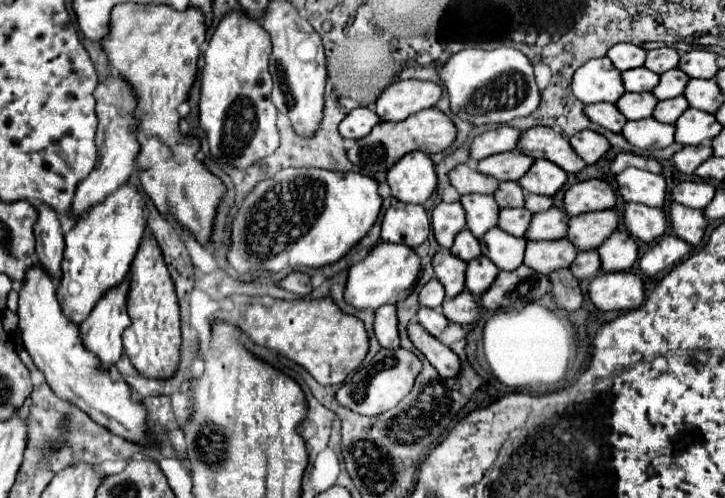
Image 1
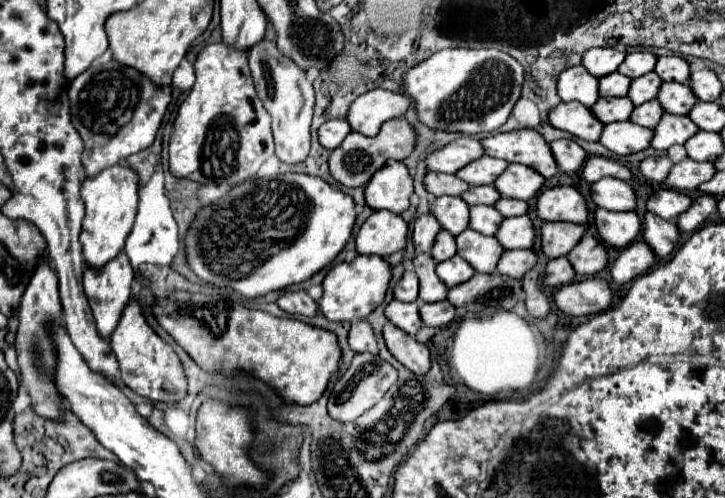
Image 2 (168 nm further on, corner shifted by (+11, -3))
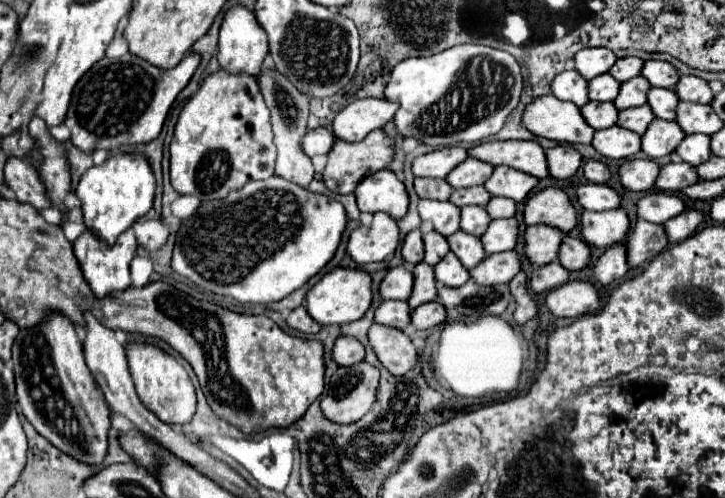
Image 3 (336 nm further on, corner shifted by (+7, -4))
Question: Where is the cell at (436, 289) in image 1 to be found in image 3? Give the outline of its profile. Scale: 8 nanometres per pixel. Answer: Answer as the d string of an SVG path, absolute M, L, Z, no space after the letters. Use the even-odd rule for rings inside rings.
M403 265L389 269L387 275L383 277L383 281L379 283L379 295L383 299L407 301L411 289L413 289L413 275Z

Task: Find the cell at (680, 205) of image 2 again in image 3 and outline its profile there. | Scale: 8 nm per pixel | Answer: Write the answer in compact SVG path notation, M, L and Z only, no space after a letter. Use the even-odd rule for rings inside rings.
M649 193L637 201L637 217L651 223L665 223L677 213L683 213L685 205L677 195L671 193Z

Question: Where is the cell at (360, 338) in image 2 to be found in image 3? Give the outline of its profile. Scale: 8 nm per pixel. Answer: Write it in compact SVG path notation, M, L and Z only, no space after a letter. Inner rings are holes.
M339 337L335 341L335 345L333 345L331 359L339 367L349 367L353 363L363 361L363 355L365 355L365 349L363 349L363 345L357 339L353 339L353 337Z

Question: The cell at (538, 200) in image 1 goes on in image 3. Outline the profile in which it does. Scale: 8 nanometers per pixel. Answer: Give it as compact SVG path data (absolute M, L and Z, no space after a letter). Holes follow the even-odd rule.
M491 197L491 201L485 205L485 211L491 219L499 217L513 217L515 215L515 201L509 201L505 197Z

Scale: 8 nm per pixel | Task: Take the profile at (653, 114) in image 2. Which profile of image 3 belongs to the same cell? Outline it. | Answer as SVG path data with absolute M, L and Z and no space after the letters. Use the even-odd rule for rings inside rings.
M643 105L643 107L631 107L631 109L625 109L619 113L619 119L617 119L617 125L619 127L625 127L625 129L631 129L633 133L637 135L643 135L645 129L649 127L649 123L653 121L653 111Z

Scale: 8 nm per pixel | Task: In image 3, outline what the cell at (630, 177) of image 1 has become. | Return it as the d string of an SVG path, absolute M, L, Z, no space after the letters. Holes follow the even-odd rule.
M591 183L579 185L575 189L575 197L577 203L587 211L607 211L619 207L621 203L619 195L607 185L591 185Z

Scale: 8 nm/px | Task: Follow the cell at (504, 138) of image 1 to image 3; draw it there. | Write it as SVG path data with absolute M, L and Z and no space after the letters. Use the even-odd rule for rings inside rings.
M443 147L421 155L413 161L411 171L415 177L445 177L455 165L467 159L467 151L461 147Z

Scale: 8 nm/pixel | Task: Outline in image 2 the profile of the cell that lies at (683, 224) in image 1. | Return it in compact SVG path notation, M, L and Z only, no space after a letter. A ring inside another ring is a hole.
M647 212L643 220L643 238L653 248L653 252L657 252L659 260L667 260L681 238L681 230L675 222Z

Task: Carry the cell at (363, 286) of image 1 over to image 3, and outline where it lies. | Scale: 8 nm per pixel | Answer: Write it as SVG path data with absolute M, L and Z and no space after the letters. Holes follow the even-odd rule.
M337 267L325 273L305 295L305 309L319 325L345 325L365 315L371 305L371 277L361 269Z

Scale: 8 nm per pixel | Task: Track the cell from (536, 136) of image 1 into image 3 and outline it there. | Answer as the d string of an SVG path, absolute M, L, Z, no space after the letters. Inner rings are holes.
M489 141L469 149L469 157L497 165L507 165L537 179L549 175L545 151L537 141Z

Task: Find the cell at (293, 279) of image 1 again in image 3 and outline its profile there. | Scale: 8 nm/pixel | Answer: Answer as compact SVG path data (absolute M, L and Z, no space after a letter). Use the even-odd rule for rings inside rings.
M297 307L295 311L291 311L287 325L291 329L297 329L301 333L317 333L321 329L321 325L317 325L315 321L311 321L309 313L305 313L305 307Z

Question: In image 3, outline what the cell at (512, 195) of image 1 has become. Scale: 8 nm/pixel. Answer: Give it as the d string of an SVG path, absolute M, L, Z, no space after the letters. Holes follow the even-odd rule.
M467 187L467 189L455 189L449 197L449 201L455 203L473 203L473 205L485 205L491 199L491 195L485 191L485 187Z

